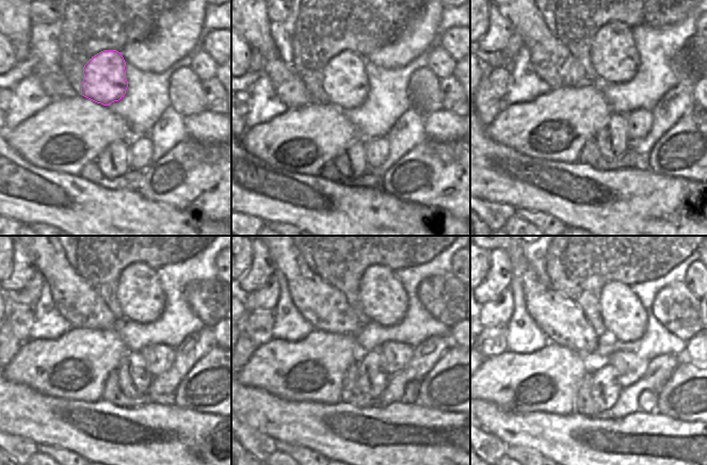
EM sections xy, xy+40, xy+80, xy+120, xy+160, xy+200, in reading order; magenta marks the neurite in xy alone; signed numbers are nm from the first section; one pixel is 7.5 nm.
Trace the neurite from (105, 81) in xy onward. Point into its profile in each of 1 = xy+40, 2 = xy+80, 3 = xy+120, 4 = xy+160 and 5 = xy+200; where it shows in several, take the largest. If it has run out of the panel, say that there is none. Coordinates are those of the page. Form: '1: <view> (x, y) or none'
1: xy+40 (344, 81)
2: xy+80 (614, 55)
3: xy+120 (141, 298)
4: xy+160 (384, 300)
5: xy+200 (624, 316)

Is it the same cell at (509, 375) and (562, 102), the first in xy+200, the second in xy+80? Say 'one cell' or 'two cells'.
one cell

